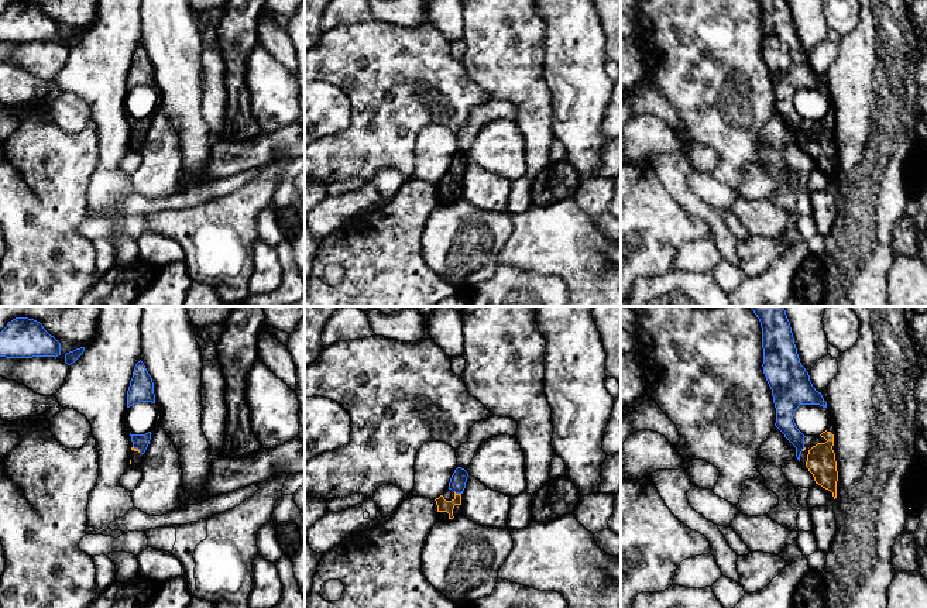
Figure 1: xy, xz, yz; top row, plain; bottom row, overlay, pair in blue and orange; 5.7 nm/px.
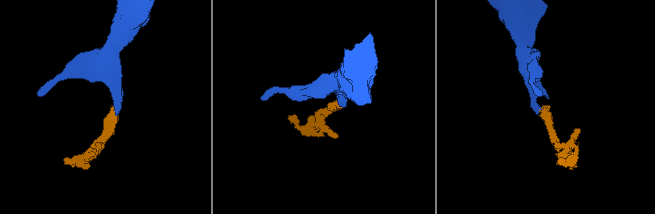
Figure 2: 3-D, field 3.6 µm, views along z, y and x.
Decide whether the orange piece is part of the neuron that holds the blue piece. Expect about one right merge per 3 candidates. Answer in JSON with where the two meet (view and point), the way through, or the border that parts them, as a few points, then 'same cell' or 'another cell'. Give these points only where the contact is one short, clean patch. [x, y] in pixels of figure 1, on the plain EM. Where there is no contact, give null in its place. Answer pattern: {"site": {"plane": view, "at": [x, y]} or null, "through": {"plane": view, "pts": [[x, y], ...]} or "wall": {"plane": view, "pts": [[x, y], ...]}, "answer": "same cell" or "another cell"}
{"site": {"plane": "xz", "at": [457, 177]}, "through": {"plane": "xz", "pts": [[457, 167], [457, 177], [449, 189], [443, 189]]}, "answer": "same cell"}

